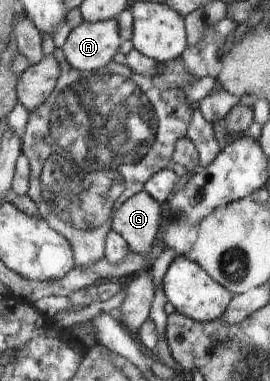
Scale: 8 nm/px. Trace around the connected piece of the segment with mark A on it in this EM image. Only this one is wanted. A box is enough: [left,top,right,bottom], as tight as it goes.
[62,18,120,71]

